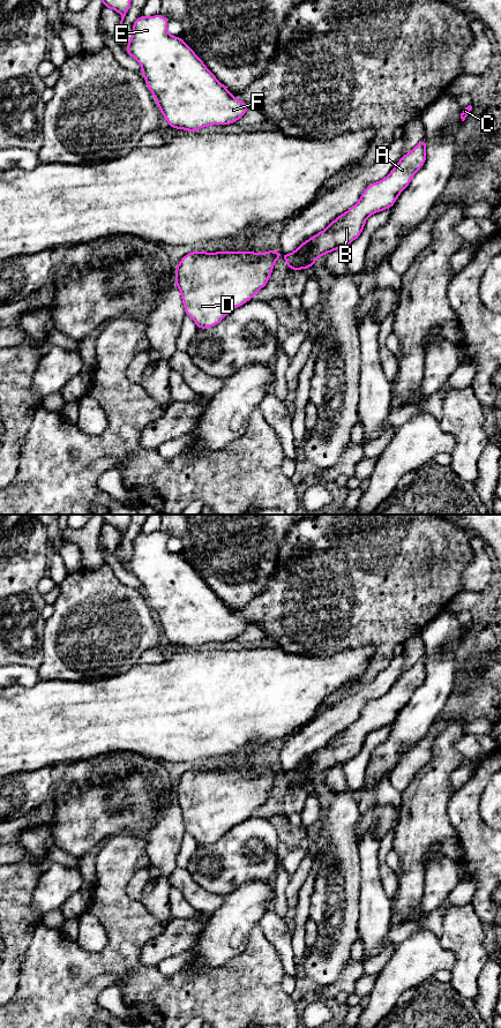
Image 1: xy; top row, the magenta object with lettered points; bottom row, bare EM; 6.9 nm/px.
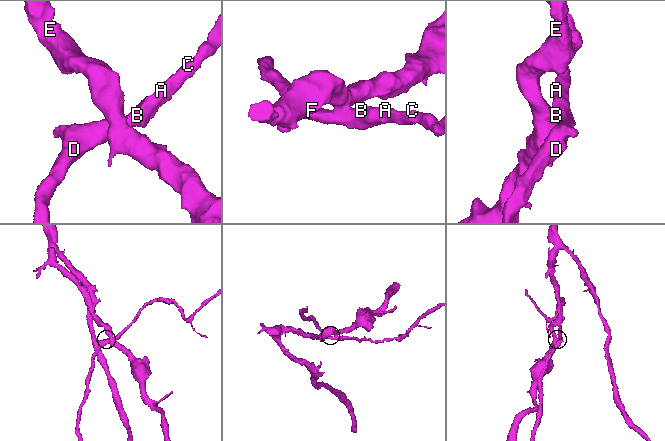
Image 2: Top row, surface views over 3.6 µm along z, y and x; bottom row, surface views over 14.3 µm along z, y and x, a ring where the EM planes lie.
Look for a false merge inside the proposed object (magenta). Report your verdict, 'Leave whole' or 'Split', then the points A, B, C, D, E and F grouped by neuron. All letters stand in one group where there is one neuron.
Split. Groups: A B C D / E F

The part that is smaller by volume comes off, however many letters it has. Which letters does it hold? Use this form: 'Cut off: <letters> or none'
Cut off: A, B, C, D

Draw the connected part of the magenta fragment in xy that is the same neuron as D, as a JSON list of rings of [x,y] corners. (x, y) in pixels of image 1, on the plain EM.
[[[426,656],[419,659],[399,676],[384,696],[371,700],[353,723],[332,737],[326,746],[306,758],[302,771],[296,768],[283,771],[281,767],[267,767],[263,771],[256,771],[254,767],[249,770],[195,767],[185,772],[175,783],[174,801],[181,809],[186,832],[196,840],[197,846],[215,843],[233,826],[253,816],[259,806],[267,803],[274,781],[281,772],[286,778],[287,785],[293,787],[298,783],[313,782],[320,773],[342,766],[354,758],[361,751],[366,736],[373,730],[390,726],[399,711],[410,701],[413,692],[426,678],[426,662]]]

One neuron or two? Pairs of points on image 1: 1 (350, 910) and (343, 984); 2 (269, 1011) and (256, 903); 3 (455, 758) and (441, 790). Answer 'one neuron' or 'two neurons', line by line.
1: two neurons
2: two neurons
3: one neuron

